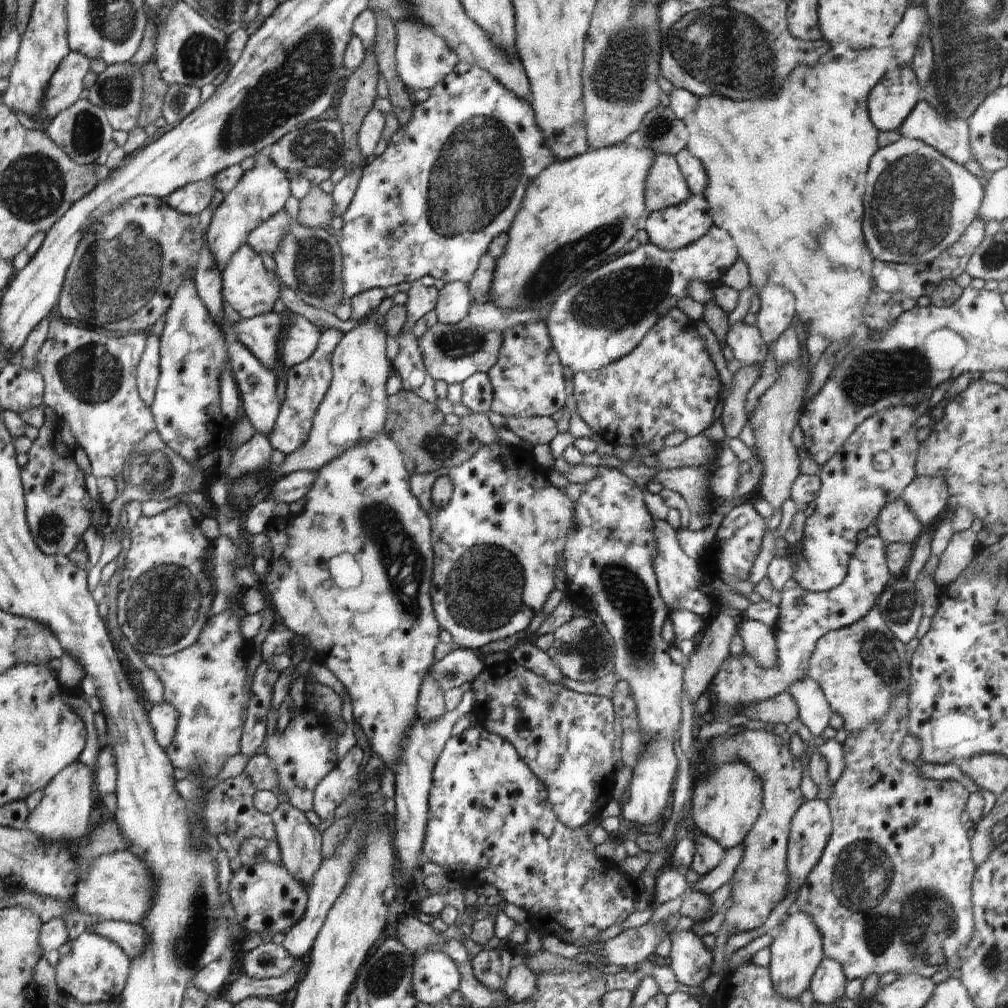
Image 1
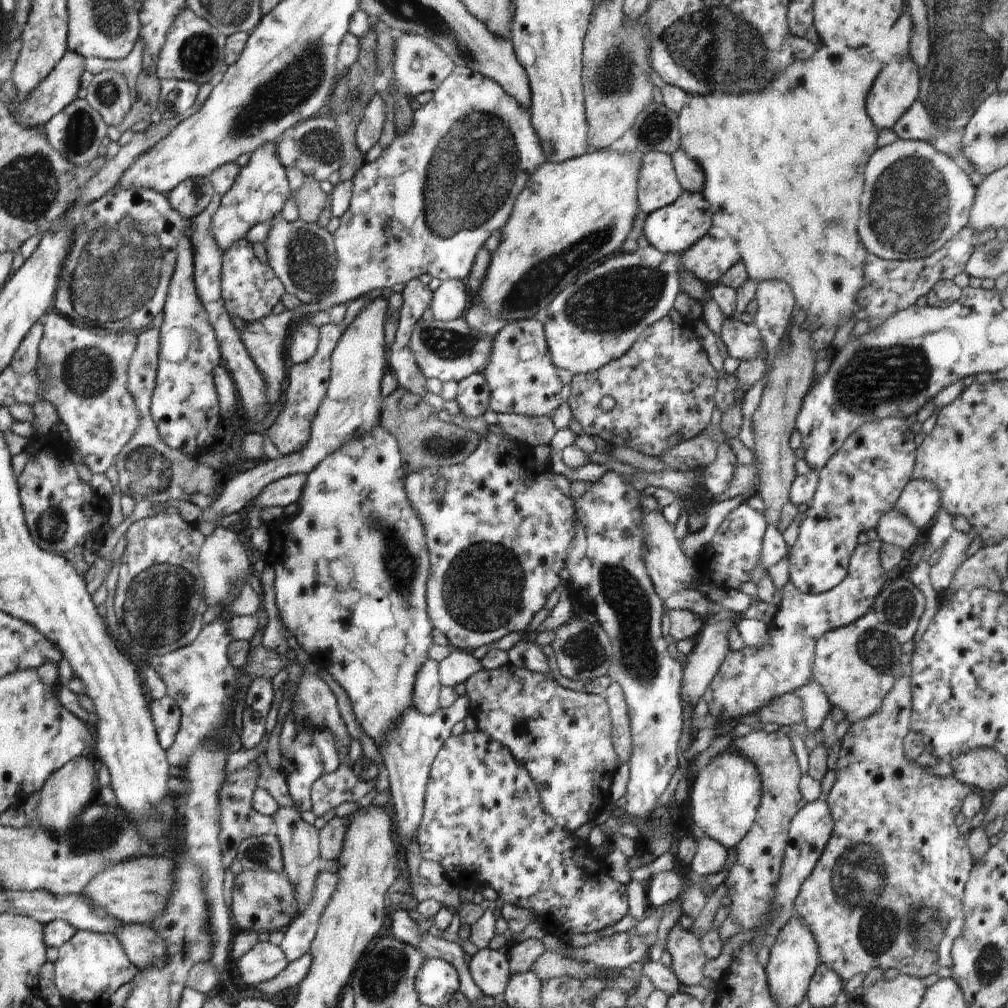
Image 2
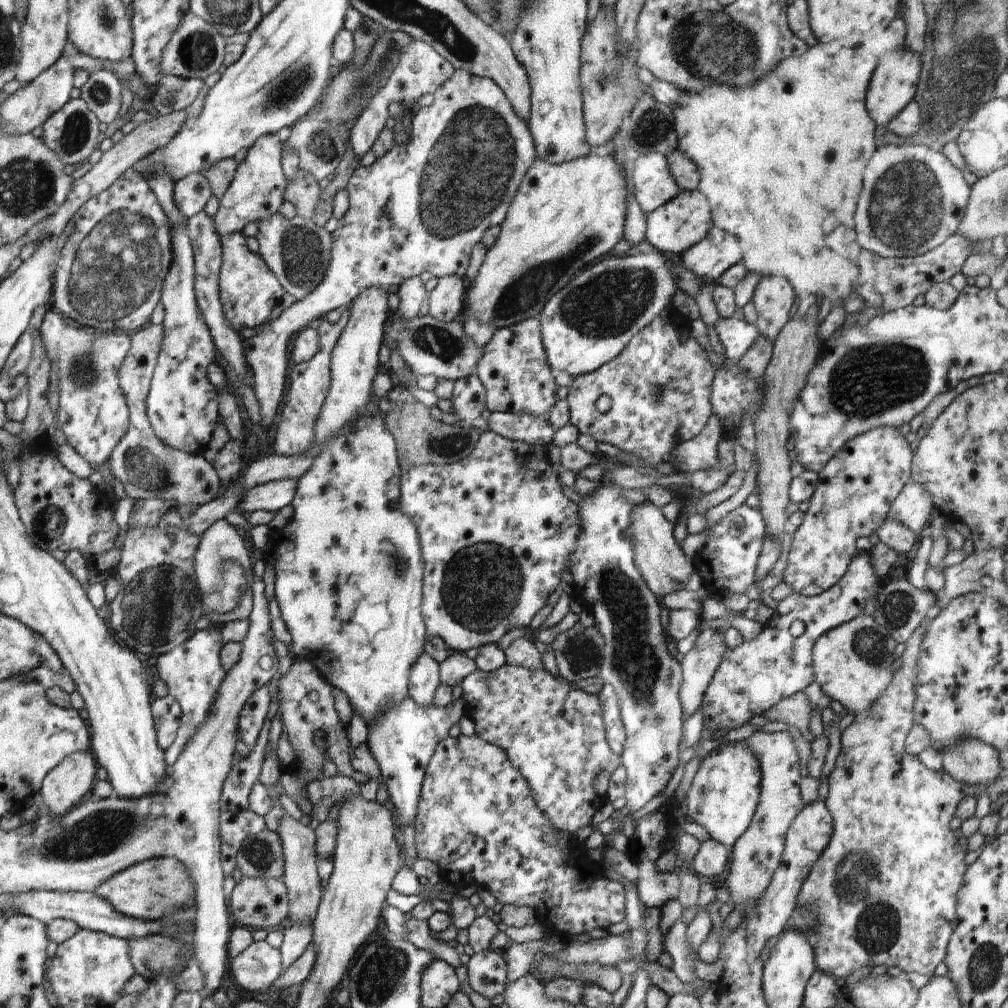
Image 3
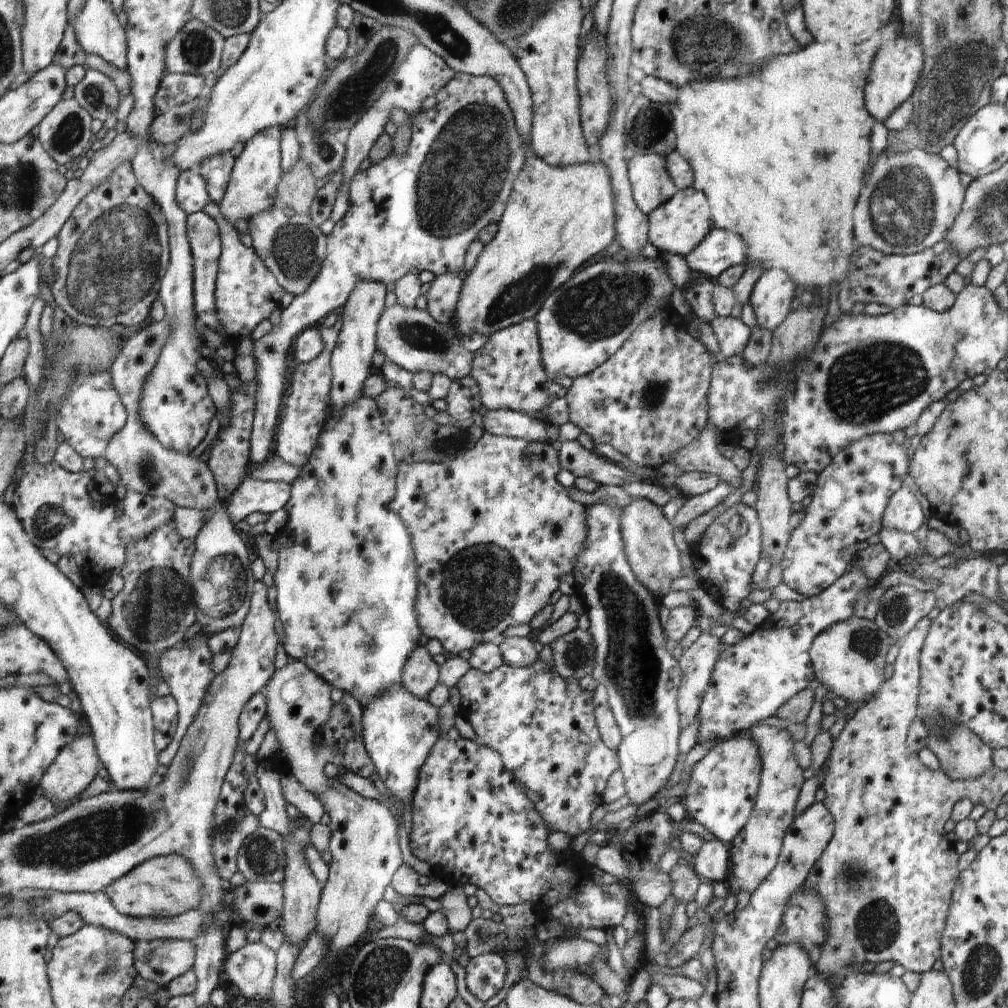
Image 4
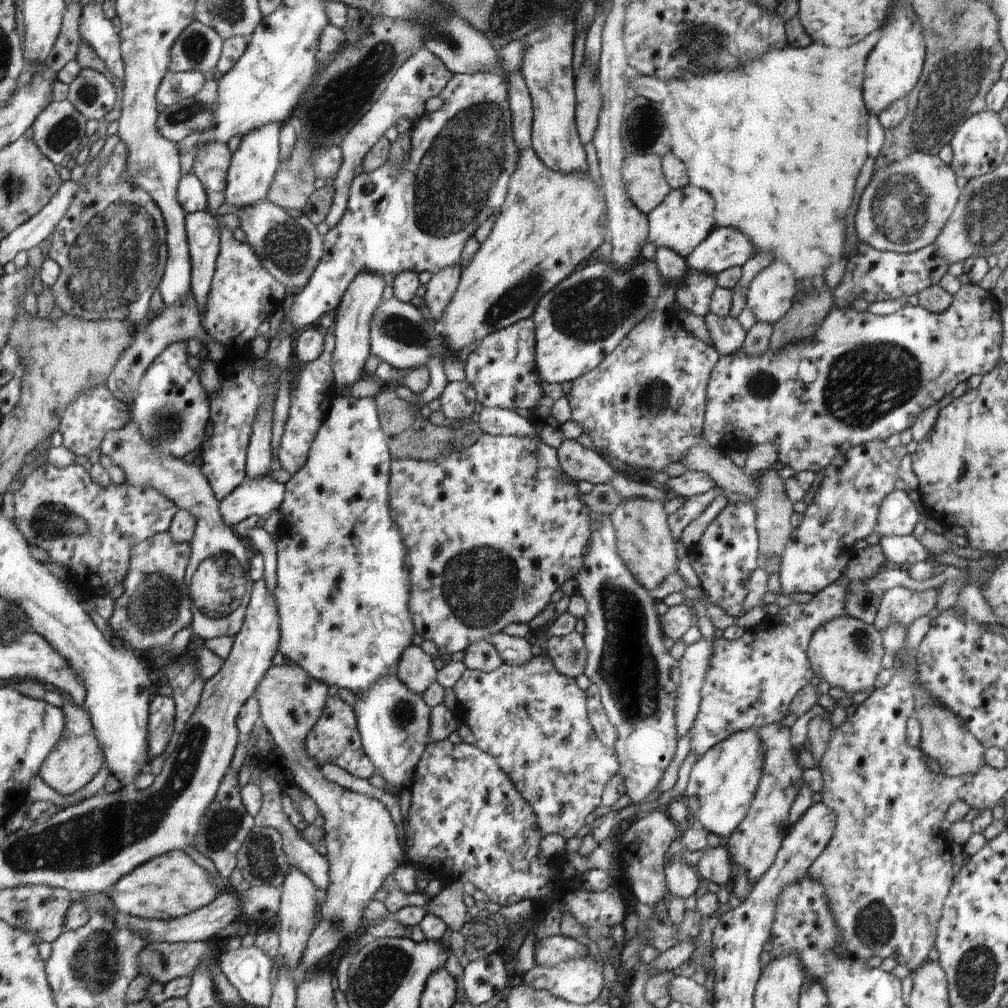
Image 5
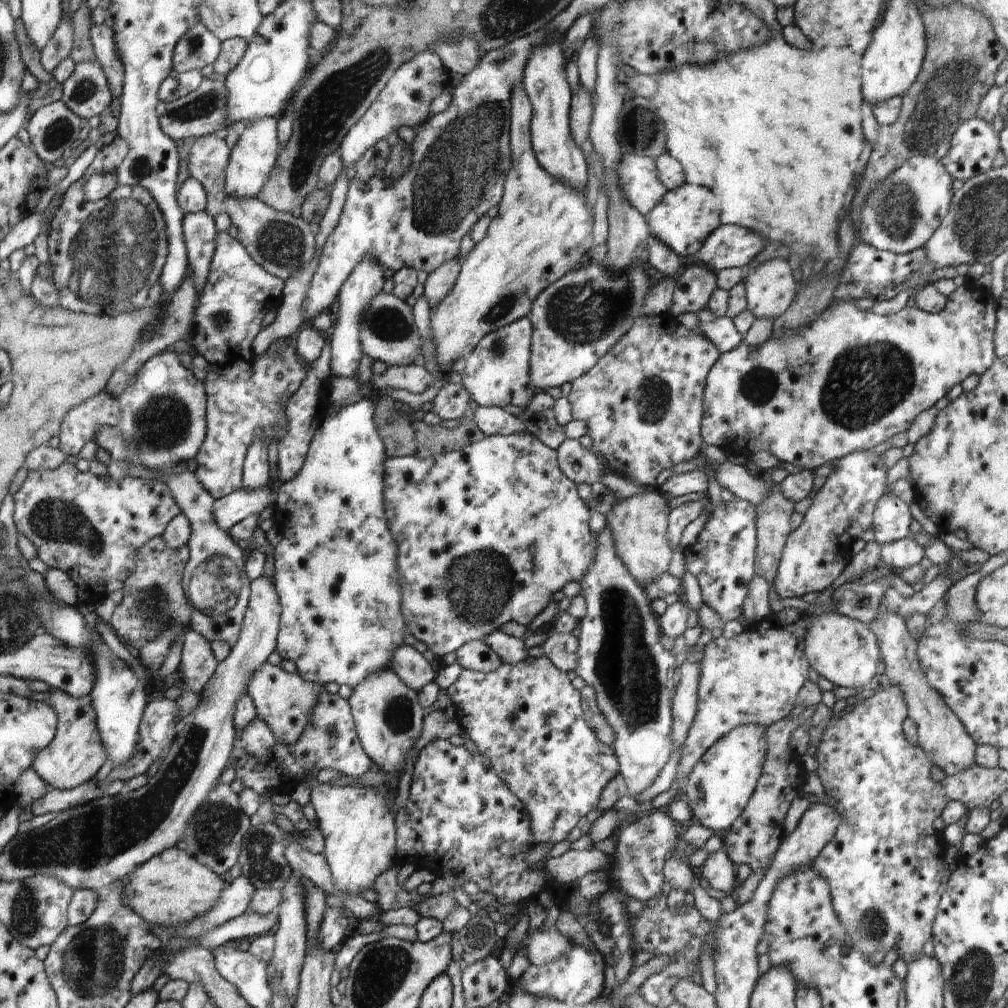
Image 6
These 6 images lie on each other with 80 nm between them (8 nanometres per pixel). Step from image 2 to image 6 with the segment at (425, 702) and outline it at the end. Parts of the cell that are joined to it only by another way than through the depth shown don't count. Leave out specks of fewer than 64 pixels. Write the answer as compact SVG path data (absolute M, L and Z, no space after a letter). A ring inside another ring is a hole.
M404 643L393 650L389 666L406 686L416 692L425 684L434 681L437 675L432 669L431 663L424 659L422 653L416 651L412 645Z

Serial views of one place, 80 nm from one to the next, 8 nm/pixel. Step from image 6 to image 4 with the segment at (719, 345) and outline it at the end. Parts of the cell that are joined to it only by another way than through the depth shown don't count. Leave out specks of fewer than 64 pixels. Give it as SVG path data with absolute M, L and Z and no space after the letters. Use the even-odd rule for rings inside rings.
M714 317L709 322L712 332L720 345L720 356L730 358L743 353L744 347L751 335L751 328L742 319L729 317Z

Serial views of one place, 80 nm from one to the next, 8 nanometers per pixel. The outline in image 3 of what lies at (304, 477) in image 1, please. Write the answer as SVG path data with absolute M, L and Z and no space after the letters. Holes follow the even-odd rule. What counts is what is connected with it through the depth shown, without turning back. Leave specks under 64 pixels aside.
M280 479L255 487L242 498L238 511L249 516L255 510L270 510L278 512L280 508L293 504L297 481L292 479Z

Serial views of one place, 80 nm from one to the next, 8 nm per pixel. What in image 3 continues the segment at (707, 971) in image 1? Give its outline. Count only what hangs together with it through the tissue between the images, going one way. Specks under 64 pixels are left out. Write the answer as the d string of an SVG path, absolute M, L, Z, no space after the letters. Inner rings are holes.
M681 918L665 933L663 950L670 954L670 958L672 958L671 969L682 982L688 983L696 979L693 964L698 956L689 947L687 924Z

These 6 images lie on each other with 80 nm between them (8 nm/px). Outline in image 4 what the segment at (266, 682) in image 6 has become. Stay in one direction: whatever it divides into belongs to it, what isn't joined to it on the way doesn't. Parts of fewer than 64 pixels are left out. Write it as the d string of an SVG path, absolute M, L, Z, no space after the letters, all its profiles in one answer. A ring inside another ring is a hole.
M289 658L286 666L276 669L274 676L267 682L262 691L266 701L265 716L268 718L269 728L274 731L280 751L283 751L289 760L289 772L296 777L302 788L315 794L323 804L325 812L330 816L329 827L331 835L329 840L330 857L326 881L317 908L316 933L320 933L329 946L329 954L326 958L336 958L340 952L349 949L354 942L366 934L366 926L370 916L374 914L376 906L382 898L384 888L390 885L394 872L402 866L402 852L398 845L398 831L401 830L399 820L396 819L390 810L382 805L380 801L360 796L348 788L338 777L333 779L324 775L322 766L325 766L338 748L333 745L327 747L318 742L318 729L328 722L331 715L331 708L334 706L330 699L332 692L331 684L323 681L307 664Z

